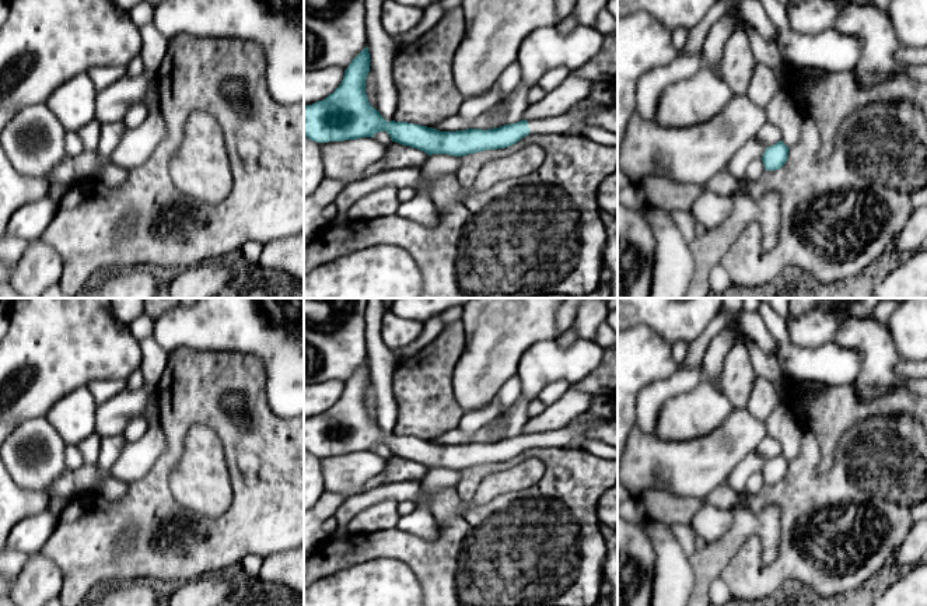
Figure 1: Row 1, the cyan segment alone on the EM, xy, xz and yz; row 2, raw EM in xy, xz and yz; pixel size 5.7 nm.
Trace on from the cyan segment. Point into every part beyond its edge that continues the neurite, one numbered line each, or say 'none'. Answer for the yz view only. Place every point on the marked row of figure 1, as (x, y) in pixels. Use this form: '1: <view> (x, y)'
none

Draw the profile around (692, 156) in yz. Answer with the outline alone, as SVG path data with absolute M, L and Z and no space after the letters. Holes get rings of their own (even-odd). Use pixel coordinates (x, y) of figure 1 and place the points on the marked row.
M745 95L737 97L709 122L692 127L664 127L657 120L643 120L636 112L629 120L620 150L620 169L633 183L661 175L685 189L703 190L706 183L727 168L732 157L767 123L766 109Z

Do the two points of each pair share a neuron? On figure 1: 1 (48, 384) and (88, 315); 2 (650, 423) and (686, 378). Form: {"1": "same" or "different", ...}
{"1": "same", "2": "same"}

